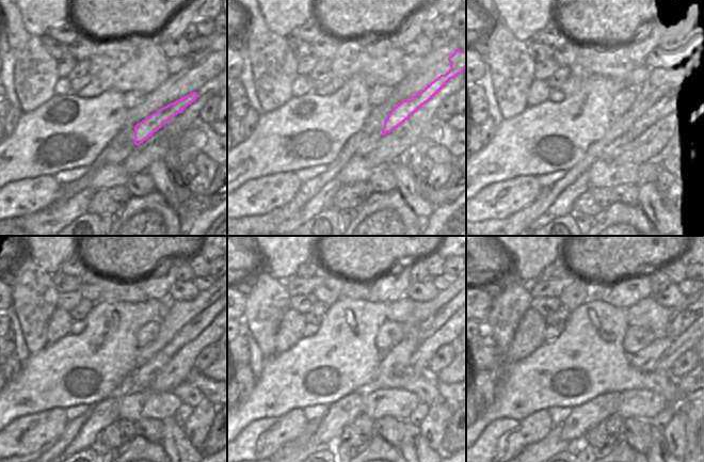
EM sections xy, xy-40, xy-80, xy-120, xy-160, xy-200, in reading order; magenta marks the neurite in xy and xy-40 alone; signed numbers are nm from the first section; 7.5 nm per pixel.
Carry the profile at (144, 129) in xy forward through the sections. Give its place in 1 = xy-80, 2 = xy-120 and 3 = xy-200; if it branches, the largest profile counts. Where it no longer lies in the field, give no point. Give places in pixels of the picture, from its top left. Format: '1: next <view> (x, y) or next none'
1: next xy-80 (667, 91)
2: next xy-120 (190, 331)
3: next xy-200 (681, 320)

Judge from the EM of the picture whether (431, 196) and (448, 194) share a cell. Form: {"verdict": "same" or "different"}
{"verdict": "same"}

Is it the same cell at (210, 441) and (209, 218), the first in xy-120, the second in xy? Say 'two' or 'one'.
two

